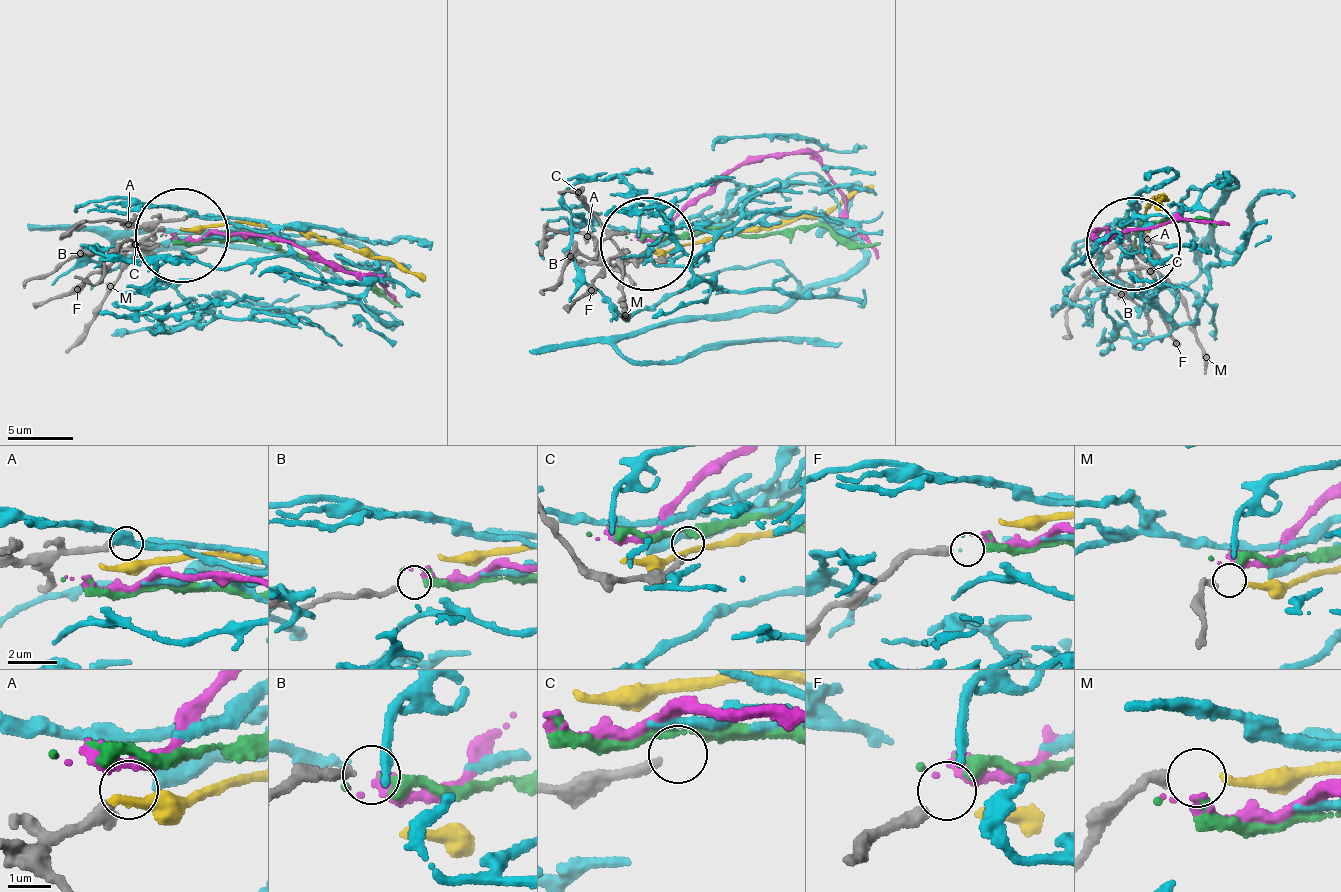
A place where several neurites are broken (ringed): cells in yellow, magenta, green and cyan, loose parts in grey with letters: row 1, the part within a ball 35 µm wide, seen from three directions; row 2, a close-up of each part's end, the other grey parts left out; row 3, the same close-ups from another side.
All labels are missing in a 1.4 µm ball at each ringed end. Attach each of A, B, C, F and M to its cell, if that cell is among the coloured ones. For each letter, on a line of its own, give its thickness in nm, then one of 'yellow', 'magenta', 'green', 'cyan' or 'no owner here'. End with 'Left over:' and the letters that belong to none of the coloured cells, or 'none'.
A: 320 nm thick; cyan
B: 190 nm thick; green
C: 240 nm thick; no owner here
F: 280 nm thick; magenta
M: 240 nm thick; yellow
Left over: C

